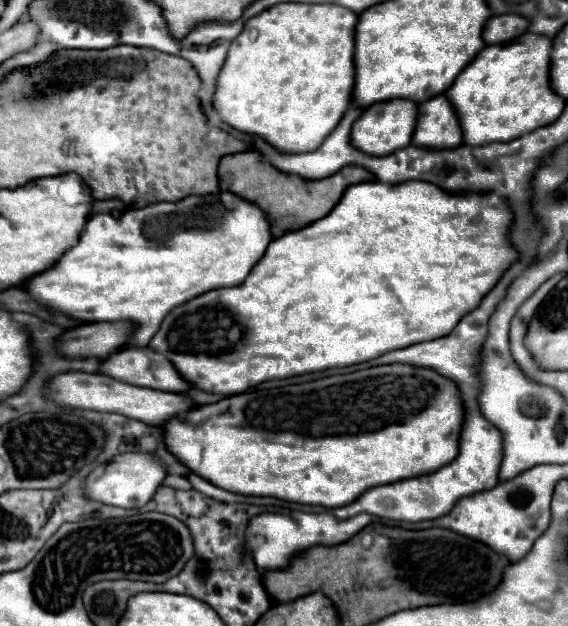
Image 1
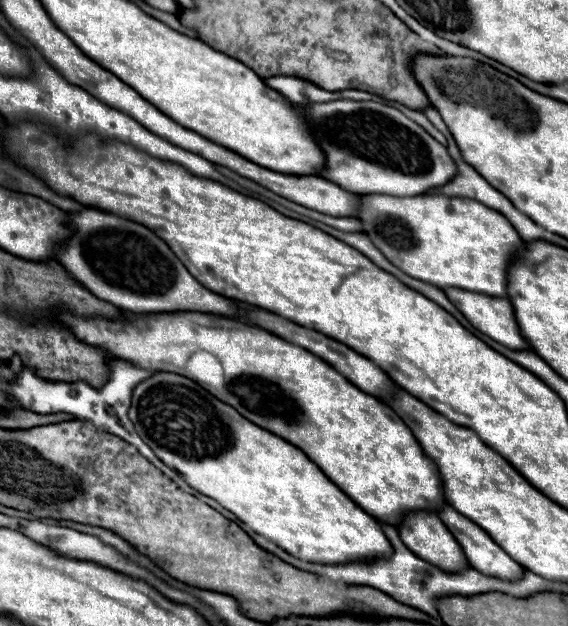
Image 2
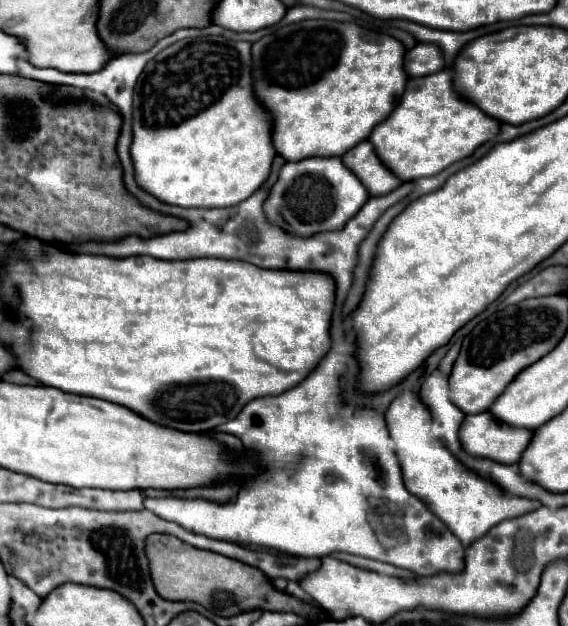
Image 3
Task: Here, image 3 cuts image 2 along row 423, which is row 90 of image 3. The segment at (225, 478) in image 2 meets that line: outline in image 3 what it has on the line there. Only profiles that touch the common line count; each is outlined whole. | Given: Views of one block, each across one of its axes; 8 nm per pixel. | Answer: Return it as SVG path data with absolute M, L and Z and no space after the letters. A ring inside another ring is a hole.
M200 36L200 38L186 38L180 40L166 50L162 50L154 60L150 60L140 74L136 88L134 88L134 104L132 104L132 144L130 144L130 158L134 166L134 180L136 184L158 198L164 204L182 206L182 208L230 208L246 200L254 194L260 184L268 178L270 164L274 158L274 150L270 144L270 116L260 108L252 94L252 78L250 78L250 42L232 42L222 36Z

